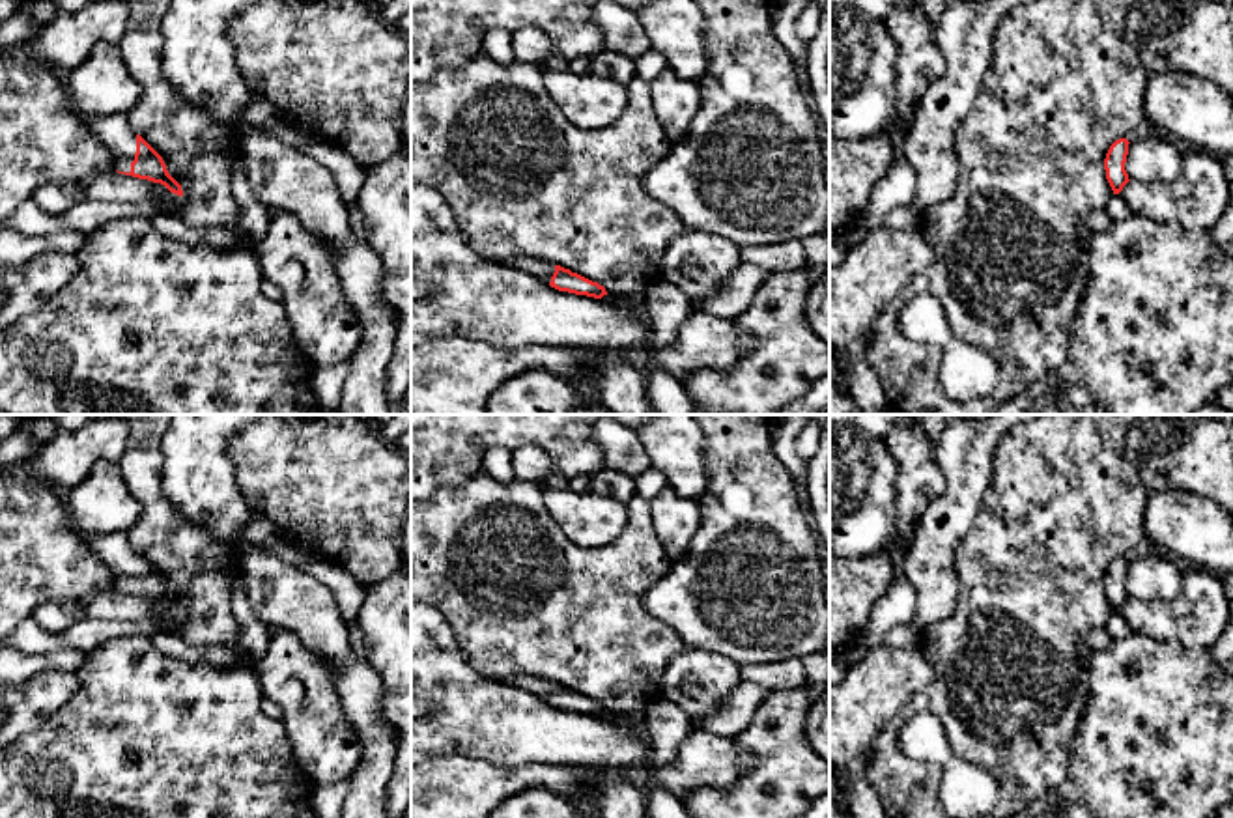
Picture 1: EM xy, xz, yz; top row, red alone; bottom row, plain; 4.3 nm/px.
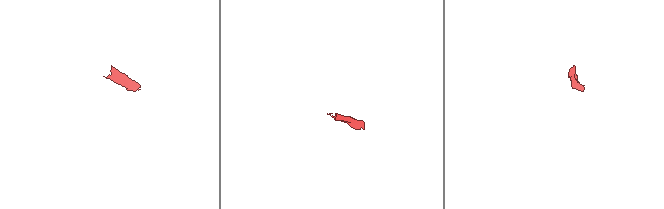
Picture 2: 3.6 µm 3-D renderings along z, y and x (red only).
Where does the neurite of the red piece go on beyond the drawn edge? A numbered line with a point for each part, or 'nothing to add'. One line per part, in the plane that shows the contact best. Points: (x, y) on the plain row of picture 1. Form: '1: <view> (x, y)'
1: xy (113, 550)

